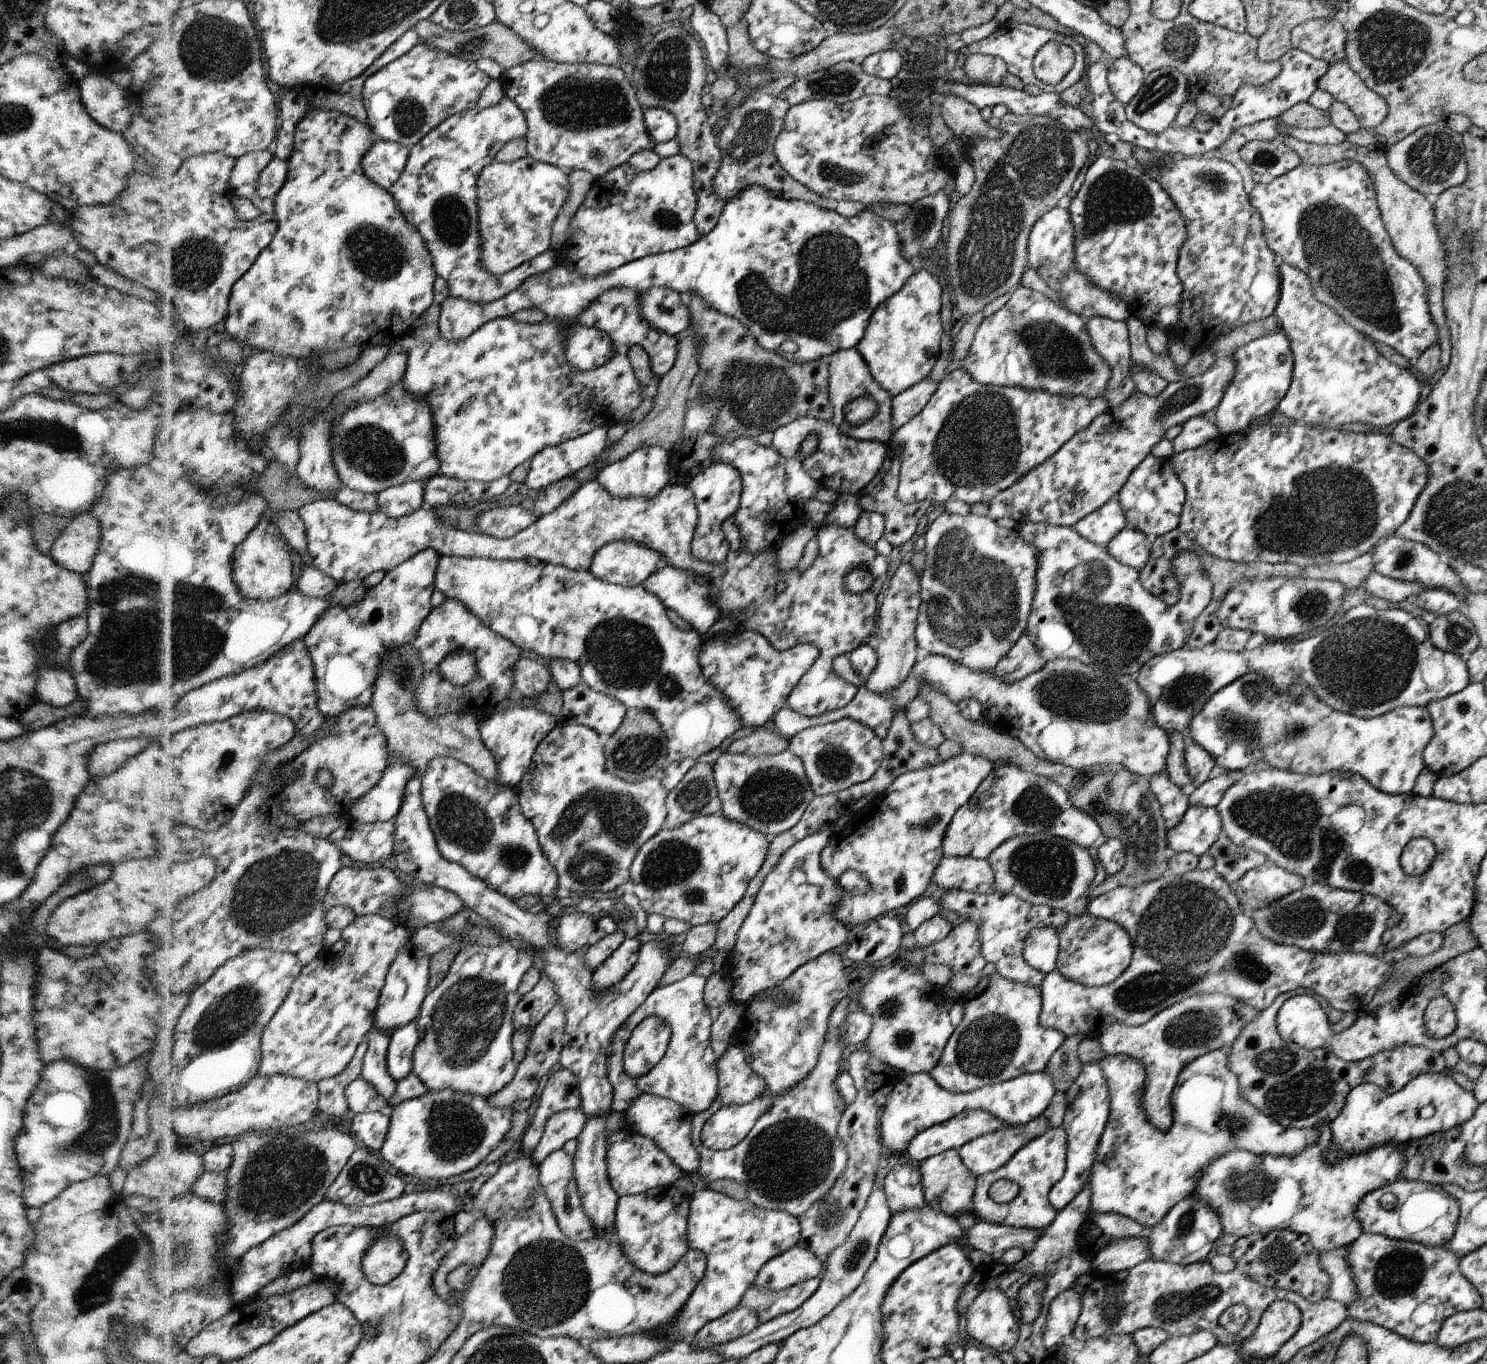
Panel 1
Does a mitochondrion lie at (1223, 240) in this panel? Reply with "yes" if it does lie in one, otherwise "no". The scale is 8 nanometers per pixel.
no

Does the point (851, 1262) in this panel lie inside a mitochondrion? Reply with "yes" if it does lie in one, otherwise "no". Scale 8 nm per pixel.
yes

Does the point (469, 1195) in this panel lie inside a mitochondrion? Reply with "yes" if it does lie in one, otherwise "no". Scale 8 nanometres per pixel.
no

